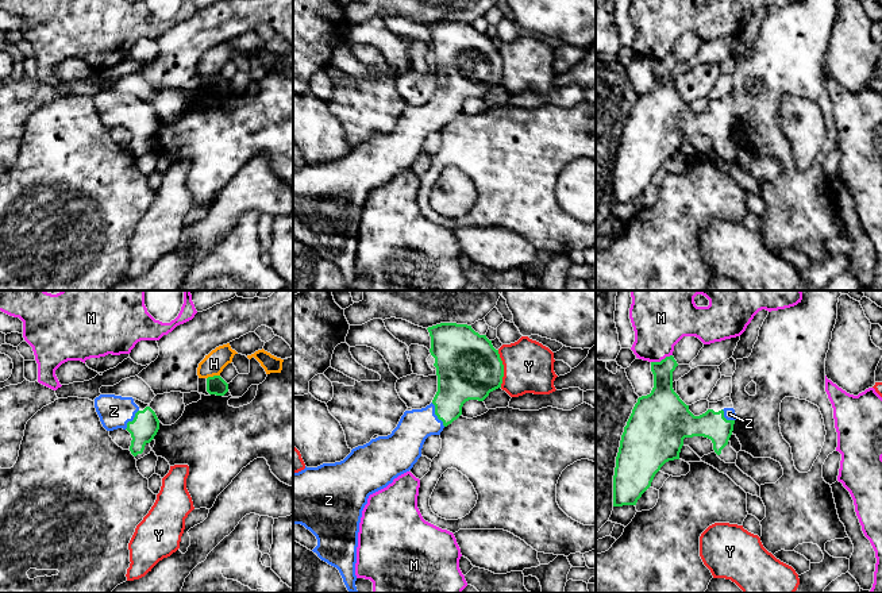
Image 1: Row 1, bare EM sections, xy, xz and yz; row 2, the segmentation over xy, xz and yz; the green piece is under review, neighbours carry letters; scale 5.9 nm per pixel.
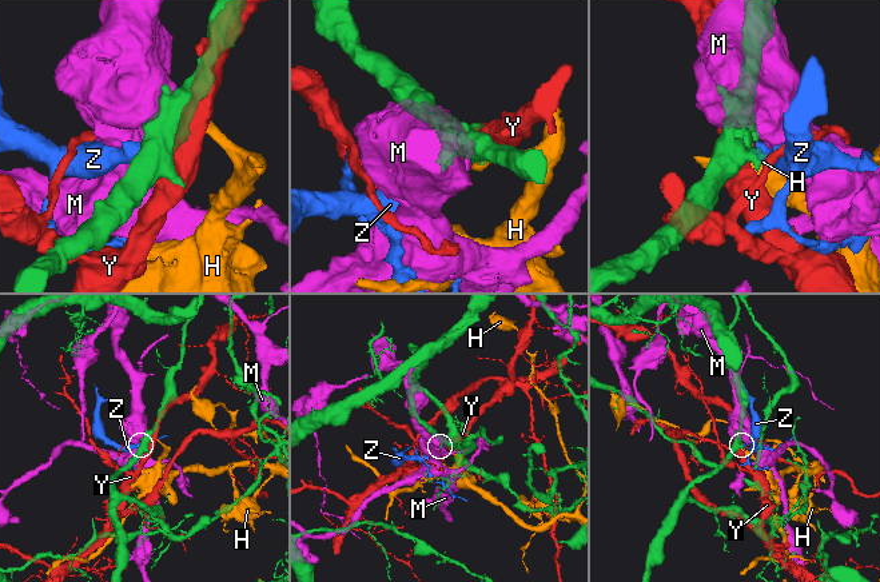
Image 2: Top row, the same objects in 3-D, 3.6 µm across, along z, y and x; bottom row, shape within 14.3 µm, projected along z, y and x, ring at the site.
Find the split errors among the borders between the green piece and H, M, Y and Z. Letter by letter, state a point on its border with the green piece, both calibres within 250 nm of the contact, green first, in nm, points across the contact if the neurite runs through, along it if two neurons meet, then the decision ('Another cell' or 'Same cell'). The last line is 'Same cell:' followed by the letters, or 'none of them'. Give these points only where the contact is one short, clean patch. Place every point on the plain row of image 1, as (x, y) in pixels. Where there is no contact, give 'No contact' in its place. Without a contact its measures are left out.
H: Touches green at xy (214, 73). Thickness 110 nm (green) against 130 nm. Another cell
M: Touches green at yz (662, 57). Thickness 180 nm (green) against 300 nm. Another cell
Y: Touches green at xz (503, 66). Thickness 380 nm (green) against 300 nm. Another cell
Z: Touches green at xz (435, 111). Thickness 260 nm (green) against 200 nm. Path across: xz (459, 77), (450, 96), (435, 111), (405, 139). Same cell
Same cell: Z

